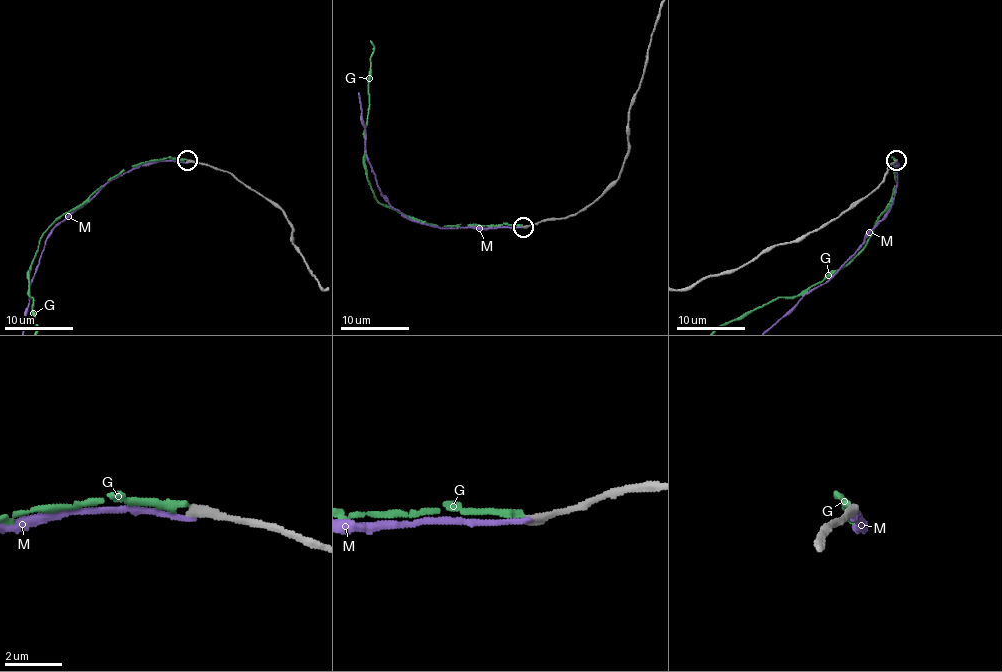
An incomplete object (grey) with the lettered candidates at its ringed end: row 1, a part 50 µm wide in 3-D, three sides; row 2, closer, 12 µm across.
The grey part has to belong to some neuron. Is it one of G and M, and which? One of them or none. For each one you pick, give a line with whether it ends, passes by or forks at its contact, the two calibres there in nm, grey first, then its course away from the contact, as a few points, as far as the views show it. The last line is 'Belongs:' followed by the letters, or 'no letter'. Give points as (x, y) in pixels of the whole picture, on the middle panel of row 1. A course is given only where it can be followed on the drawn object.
Belongs: no letter

